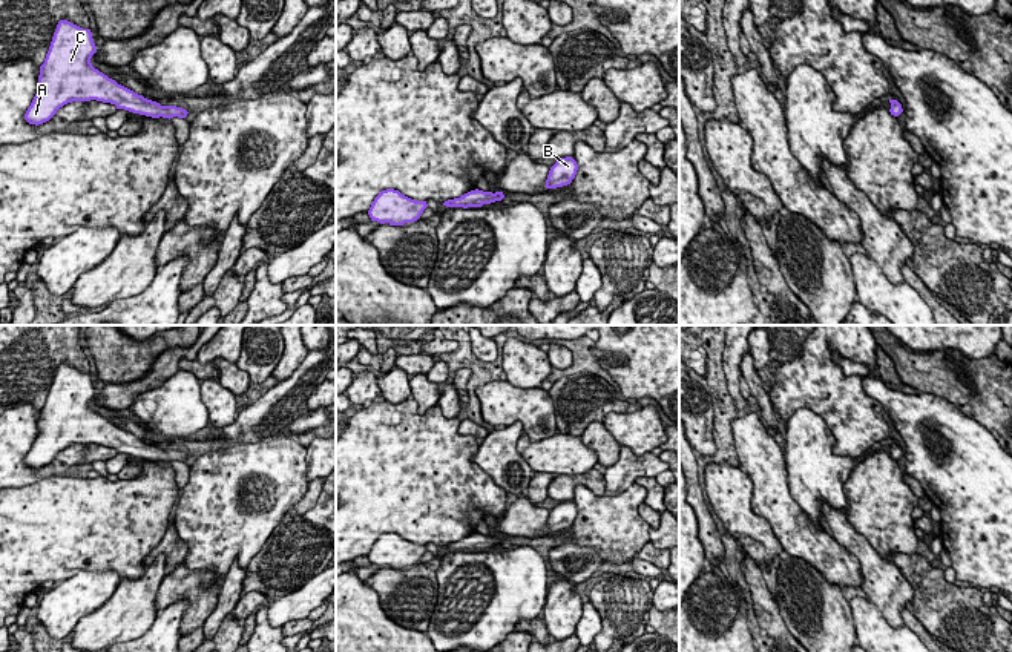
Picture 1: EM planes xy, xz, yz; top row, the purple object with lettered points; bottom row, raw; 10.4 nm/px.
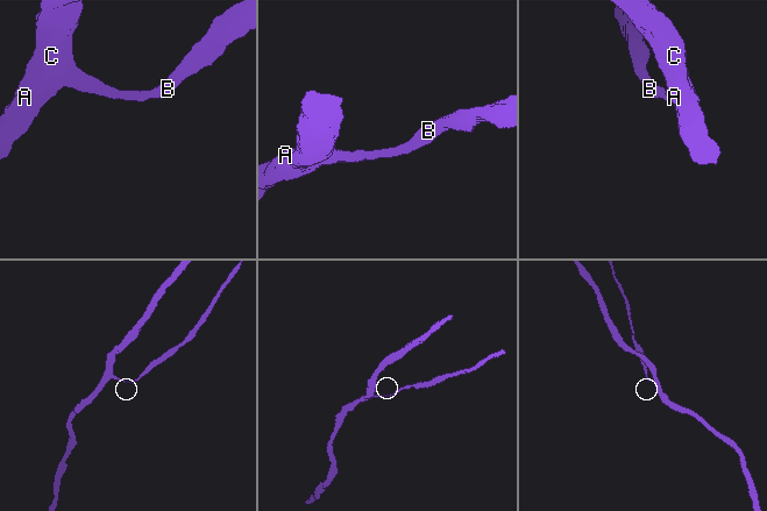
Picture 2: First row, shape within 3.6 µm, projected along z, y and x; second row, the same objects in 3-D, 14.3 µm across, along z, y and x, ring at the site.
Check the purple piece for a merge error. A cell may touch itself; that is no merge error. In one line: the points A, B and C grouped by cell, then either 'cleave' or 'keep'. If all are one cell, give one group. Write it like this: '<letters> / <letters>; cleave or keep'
A B C; keep

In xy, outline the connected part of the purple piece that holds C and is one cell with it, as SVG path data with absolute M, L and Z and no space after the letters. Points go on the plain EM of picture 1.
M60 364L44 407L40 410L38 434L25 457L29 468L49 465L60 451L72 445L103 445L152 462L186 462L187 454L161 449L118 428L90 407L97 390L90 373Z

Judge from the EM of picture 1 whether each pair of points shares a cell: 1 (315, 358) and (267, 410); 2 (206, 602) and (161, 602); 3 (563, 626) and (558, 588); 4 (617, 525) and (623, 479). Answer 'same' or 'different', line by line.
1: same
2: same
3: same
4: different

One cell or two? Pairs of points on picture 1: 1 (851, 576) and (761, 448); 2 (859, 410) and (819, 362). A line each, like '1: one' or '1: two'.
1: one
2: one

